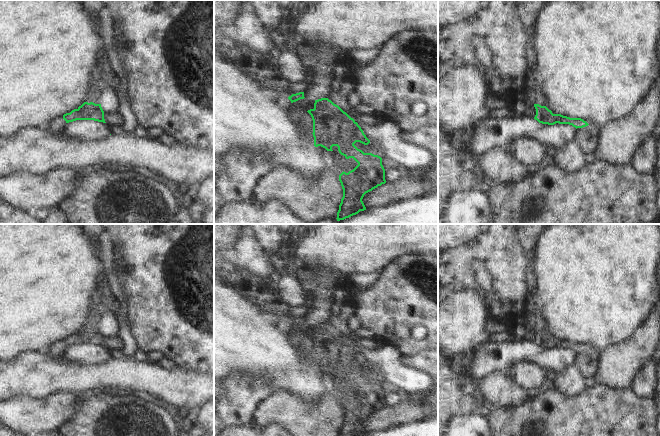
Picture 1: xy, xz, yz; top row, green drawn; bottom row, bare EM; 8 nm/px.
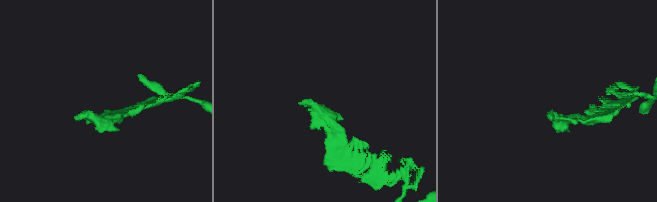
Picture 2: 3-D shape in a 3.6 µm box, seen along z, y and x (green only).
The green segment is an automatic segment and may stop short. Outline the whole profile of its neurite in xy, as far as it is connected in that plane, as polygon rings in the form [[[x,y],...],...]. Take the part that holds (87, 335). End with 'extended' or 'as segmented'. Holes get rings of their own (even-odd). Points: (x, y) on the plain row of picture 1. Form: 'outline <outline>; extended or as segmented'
outline [[[84,326],[77,333],[72,334],[70,337],[64,338],[63,343],[66,345],[66,347],[76,344],[94,344],[106,347],[101,328],[95,328],[93,326]]]; as segmented

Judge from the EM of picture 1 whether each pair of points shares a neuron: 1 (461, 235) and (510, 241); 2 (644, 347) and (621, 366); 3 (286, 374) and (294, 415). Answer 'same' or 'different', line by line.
1: different
2: same
3: different

